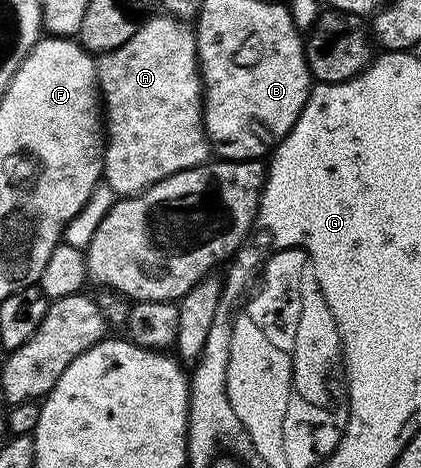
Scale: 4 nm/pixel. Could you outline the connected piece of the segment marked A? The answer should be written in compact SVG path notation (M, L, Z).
M169 16L154 17L147 17L142 27L136 32L136 36L132 36L132 40L128 40L128 44L120 44L120 48L101 55L96 62L100 102L104 107L104 130L108 135L104 142L104 182L118 196L140 194L143 190L148 189L150 186L155 186L157 182L172 176L176 172L184 172L188 168L196 168L202 162L207 161L212 154L212 147L206 137L206 127L202 125L204 91L202 88L202 76L198 69L198 49L196 48L193 29L187 23L179 22L176 18Z

